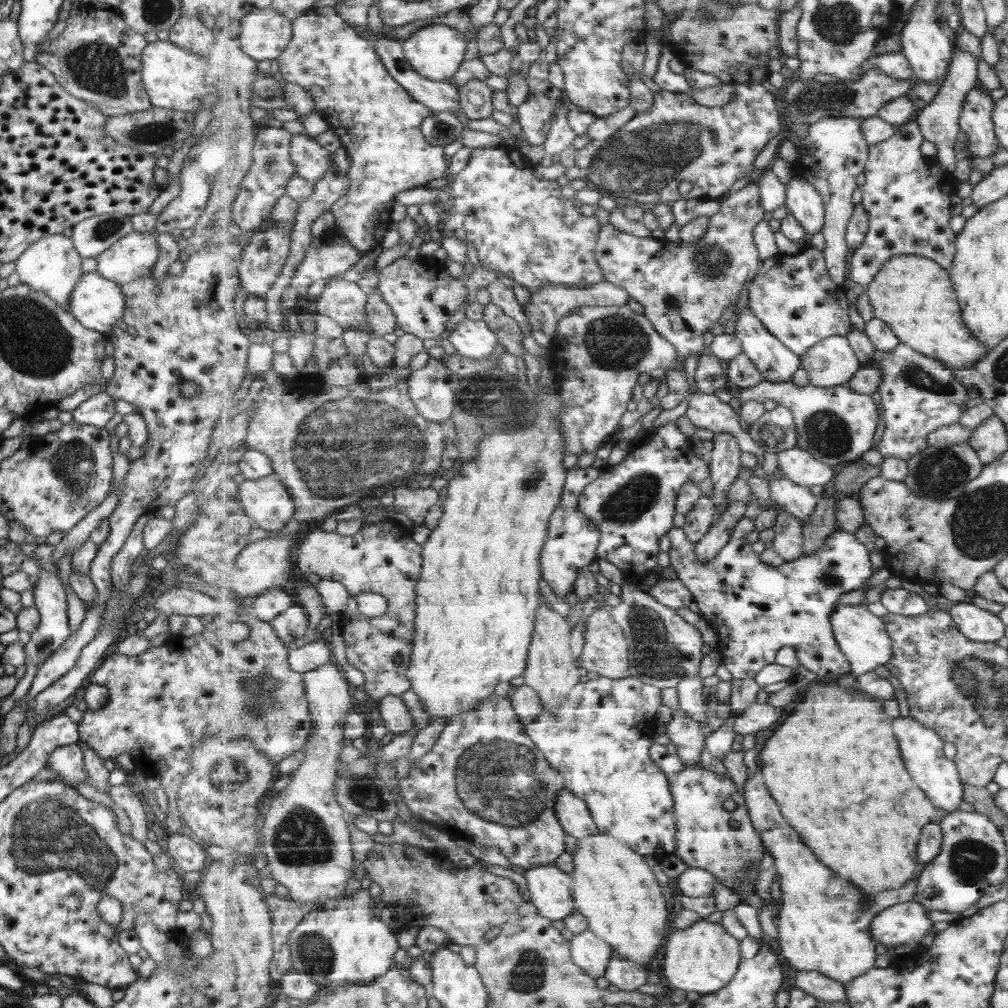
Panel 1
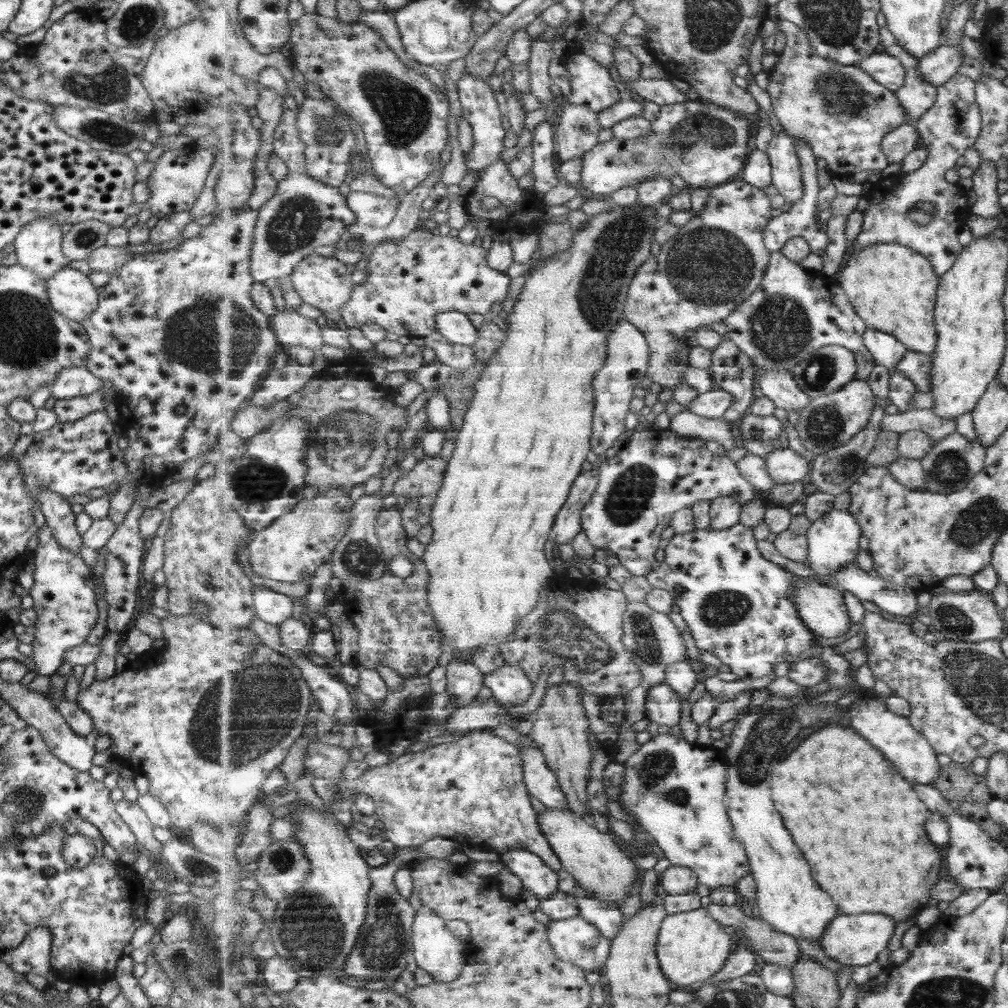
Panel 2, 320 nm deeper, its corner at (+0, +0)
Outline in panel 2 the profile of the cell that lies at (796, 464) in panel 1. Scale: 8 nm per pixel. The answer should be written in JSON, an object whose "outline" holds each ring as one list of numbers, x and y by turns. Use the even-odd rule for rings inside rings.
{"outline":[[788,447,774,450,765,460,769,475,778,484,807,482,814,469,813,459,805,459]]}

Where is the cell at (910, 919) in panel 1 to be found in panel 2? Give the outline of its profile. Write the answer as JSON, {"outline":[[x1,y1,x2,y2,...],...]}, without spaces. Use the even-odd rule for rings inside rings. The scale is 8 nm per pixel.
{"outline":[[839,913,826,928,822,950,834,961,842,965,855,967,865,966,875,962,879,952,883,952,889,946,889,940,893,938,897,928,897,921,886,914,858,914,846,915]]}

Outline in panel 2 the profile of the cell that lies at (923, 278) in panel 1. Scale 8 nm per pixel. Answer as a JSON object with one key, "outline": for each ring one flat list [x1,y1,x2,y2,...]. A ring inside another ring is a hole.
{"outline":[[879,243,870,244,867,248,853,250,854,253,848,257,847,265,843,267,840,271,835,274,836,279,840,282,841,288,845,290,851,304,857,309,859,316,863,317,866,321,868,328,874,328,881,332,891,333,893,336,898,337,899,340,906,344,906,347,915,352,923,352,925,354,933,354,938,346,938,332,935,324,935,307,938,300,938,286,940,283,940,277,935,272,934,266,931,262,927,260,925,256,922,256,915,249,909,248,907,245,897,244,897,243]]}

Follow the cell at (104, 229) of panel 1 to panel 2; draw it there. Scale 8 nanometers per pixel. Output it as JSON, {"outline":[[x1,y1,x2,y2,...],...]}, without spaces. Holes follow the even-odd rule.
{"outline":[[87,220,72,225,62,234,60,249,69,261,84,260,92,250,104,245,109,226,97,220]]}

